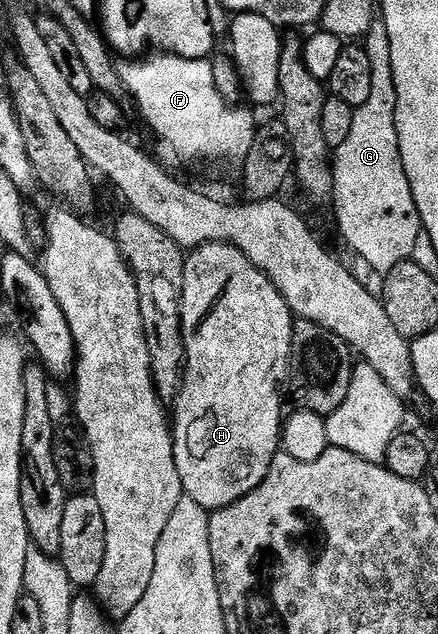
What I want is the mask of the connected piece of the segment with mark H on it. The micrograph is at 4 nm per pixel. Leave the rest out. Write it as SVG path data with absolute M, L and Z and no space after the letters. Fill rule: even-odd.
M219 243L219 244L216 244L216 245L202 245L202 246L201 246L201 247L200 247L200 248L198 248L198 249L196 249L196 250L193 250L193 252L191 252L191 253L190 253L190 254L189 254L189 256L187 256L187 257L186 257L186 270L185 270L185 271L184 271L184 279L183 279L183 280L182 280L182 338L183 338L183 339L184 339L184 347L185 347L185 348L186 348L186 363L185 363L185 366L184 366L184 372L183 372L183 374L182 374L182 389L181 389L181 390L180 390L180 391L179 391L179 393L178 393L178 395L177 395L177 398L176 398L176 400L175 400L175 401L174 401L174 402L173 402L173 405L172 405L172 408L174 408L174 413L173 413L173 409L172 409L172 436L173 436L173 439L174 439L174 458L175 458L175 459L176 459L176 471L177 471L177 472L178 472L178 474L179 474L179 475L180 475L180 483L181 483L181 484L182 484L182 492L183 492L183 494L185 494L185 496L188 496L188 497L190 497L190 498L191 498L191 499L193 499L193 501L195 501L195 502L196 502L196 503L200 503L200 507L204 507L204 508L205 508L205 509L206 509L206 510L207 510L207 511L219 511L219 510L221 510L221 509L227 509L227 508L229 508L229 506L230 506L230 505L235 505L235 504L237 504L237 502L238 502L238 501L239 501L239 500L241 500L241 498L242 498L242 497L247 497L247 496L249 496L249 494L250 494L250 493L251 493L251 492L253 492L253 490L254 490L254 489L256 489L256 488L258 488L258 487L260 487L260 483L261 483L261 482L262 482L262 481L263 481L263 480L264 480L264 479L265 479L265 477L266 477L266 476L267 476L267 475L268 475L268 471L269 471L269 470L270 470L270 468L271 468L271 467L272 467L272 463L273 463L273 462L274 462L274 456L275 456L275 455L277 455L277 453L278 453L278 452L279 452L279 451L280 451L280 438L281 438L281 436L282 436L282 426L283 426L283 424L284 424L284 412L283 412L283 413L282 413L282 389L283 389L283 393L284 393L284 386L285 386L285 385L286 385L286 384L287 384L287 381L288 381L288 378L289 378L289 375L290 375L290 348L291 348L291 347L292 347L292 343L293 343L293 342L294 342L294 326L295 326L295 324L296 324L296 318L295 318L295 316L294 316L294 314L293 314L293 313L291 313L291 312L290 312L290 309L289 309L289 308L288 308L288 306L287 306L287 305L286 305L286 304L285 304L285 303L284 303L284 299L283 299L283 298L282 298L282 296L281 296L281 295L280 295L280 293L279 293L279 292L278 292L278 291L276 291L276 287L275 287L275 286L274 286L274 284L273 284L273 283L271 283L271 281L269 281L269 279L267 279L267 278L266 278L266 276L264 276L264 275L263 275L263 274L262 274L262 273L261 273L261 272L260 272L260 270L259 270L259 269L258 269L258 268L256 268L256 266L255 266L255 265L253 265L253 263L252 263L252 262L251 262L251 261L250 261L250 260L248 260L248 258L246 258L246 257L245 257L245 255L244 255L244 254L242 254L242 253L241 253L241 252L240 252L240 251L239 251L239 249L238 249L238 248L236 248L236 247L235 247L235 246L234 246L234 245L228 245L228 244L225 244L225 243Z

